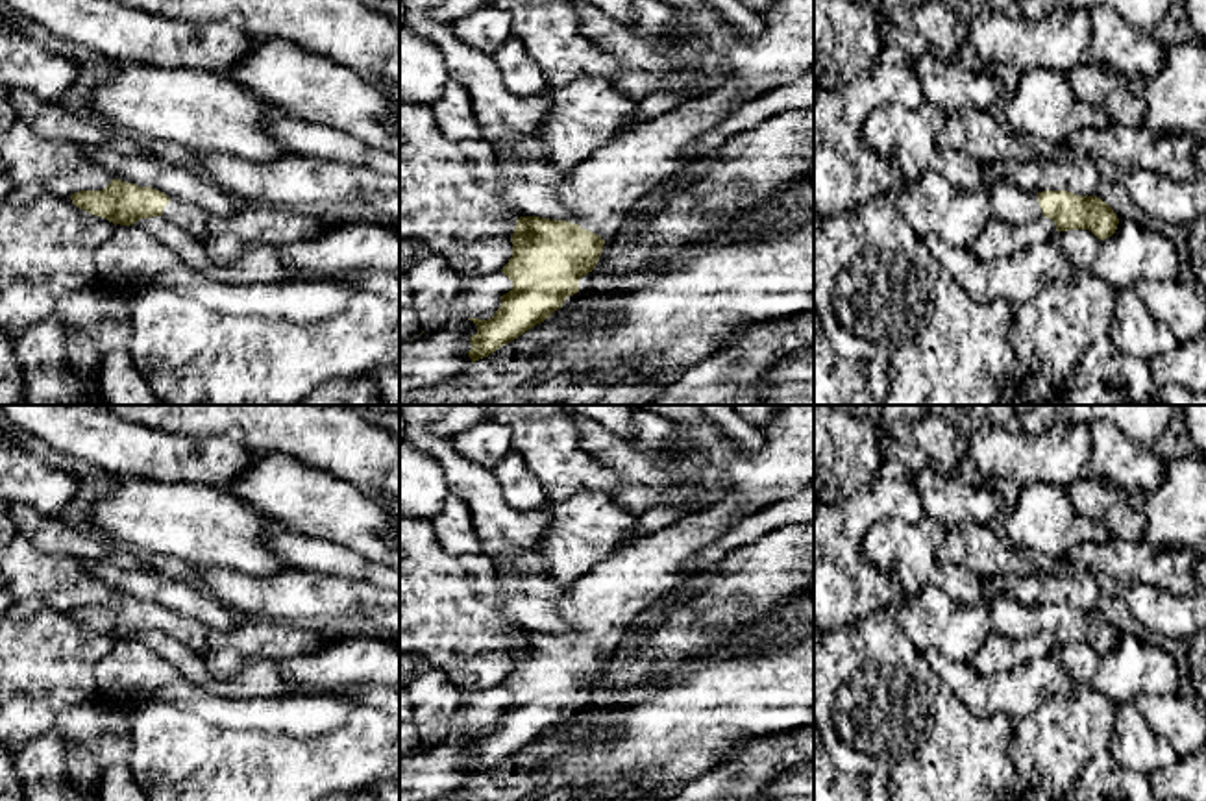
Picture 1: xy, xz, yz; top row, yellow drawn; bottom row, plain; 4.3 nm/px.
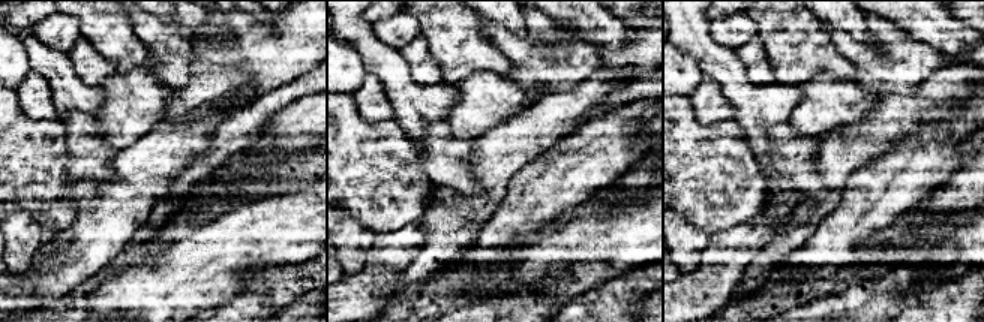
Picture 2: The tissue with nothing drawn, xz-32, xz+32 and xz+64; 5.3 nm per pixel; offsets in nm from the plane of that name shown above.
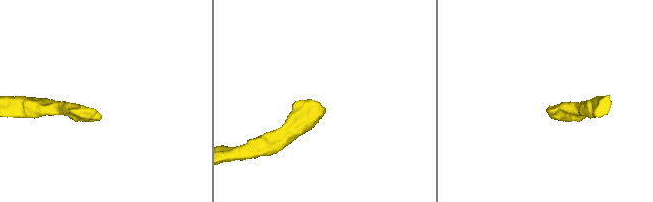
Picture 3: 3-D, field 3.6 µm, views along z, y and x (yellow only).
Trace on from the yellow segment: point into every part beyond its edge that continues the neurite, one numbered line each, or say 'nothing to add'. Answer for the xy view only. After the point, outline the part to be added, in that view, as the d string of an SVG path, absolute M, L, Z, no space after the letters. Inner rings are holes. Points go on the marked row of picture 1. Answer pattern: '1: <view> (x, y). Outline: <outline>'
1: xy (193, 221). Outline: M170 200L165 205L161 216L165 216L174 226L178 226L187 237L192 237L198 240L207 239L211 216L194 203Z

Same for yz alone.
1: yz (1012, 206). Outline: M988 181L991 198L991 220L1008 226L1025 226L1043 216L1038 194L1006 185L1003 181Z

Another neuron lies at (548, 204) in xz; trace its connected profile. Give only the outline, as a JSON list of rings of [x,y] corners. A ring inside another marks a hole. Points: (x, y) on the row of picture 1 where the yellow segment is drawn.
[[[511,135],[496,150],[499,172],[505,183],[503,202],[520,216],[540,216],[579,224],[559,198],[557,187],[572,170],[562,170],[548,161],[546,144],[536,139]]]

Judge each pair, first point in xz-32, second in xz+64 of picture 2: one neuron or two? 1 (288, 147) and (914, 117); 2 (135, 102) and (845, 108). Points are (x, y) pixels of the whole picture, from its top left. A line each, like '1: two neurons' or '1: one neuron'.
1: two neurons
2: one neuron

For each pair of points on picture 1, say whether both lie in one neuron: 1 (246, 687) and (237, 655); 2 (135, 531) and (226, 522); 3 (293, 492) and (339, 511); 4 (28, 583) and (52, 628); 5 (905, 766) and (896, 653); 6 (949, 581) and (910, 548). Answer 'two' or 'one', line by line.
1: two
2: one
3: one
4: two
5: one
6: one

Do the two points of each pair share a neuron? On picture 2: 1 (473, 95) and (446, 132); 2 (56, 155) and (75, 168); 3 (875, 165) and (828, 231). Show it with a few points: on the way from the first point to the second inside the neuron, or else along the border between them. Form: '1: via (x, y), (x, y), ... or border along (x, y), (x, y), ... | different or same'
1: border along (446, 122), (458, 138), (474, 140) | different
2: border along (63, 126), (68, 150), (66, 172), (75, 180) | different
3: via (875, 181), (845, 214) | same

